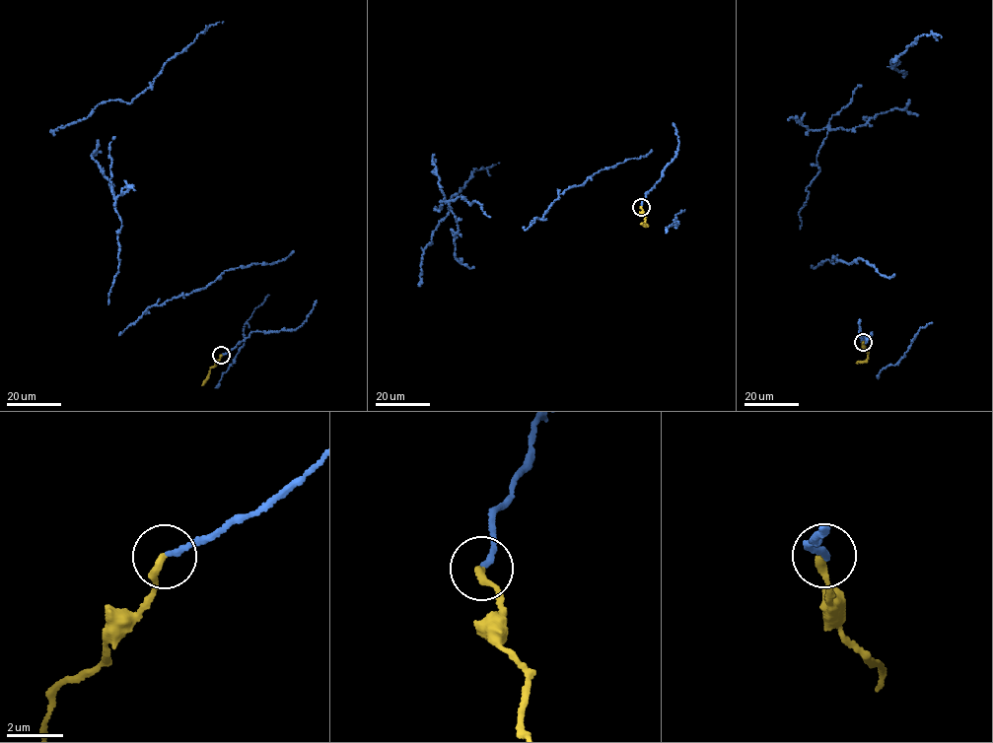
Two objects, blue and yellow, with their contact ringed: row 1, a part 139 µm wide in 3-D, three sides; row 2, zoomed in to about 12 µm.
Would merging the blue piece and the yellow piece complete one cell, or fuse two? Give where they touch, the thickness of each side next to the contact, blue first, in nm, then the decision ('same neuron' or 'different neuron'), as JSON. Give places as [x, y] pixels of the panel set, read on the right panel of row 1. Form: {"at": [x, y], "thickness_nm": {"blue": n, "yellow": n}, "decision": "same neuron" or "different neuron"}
{"at": [863, 342], "thickness_nm": {"blue": 190, "yellow": 280}, "decision": "same neuron"}

